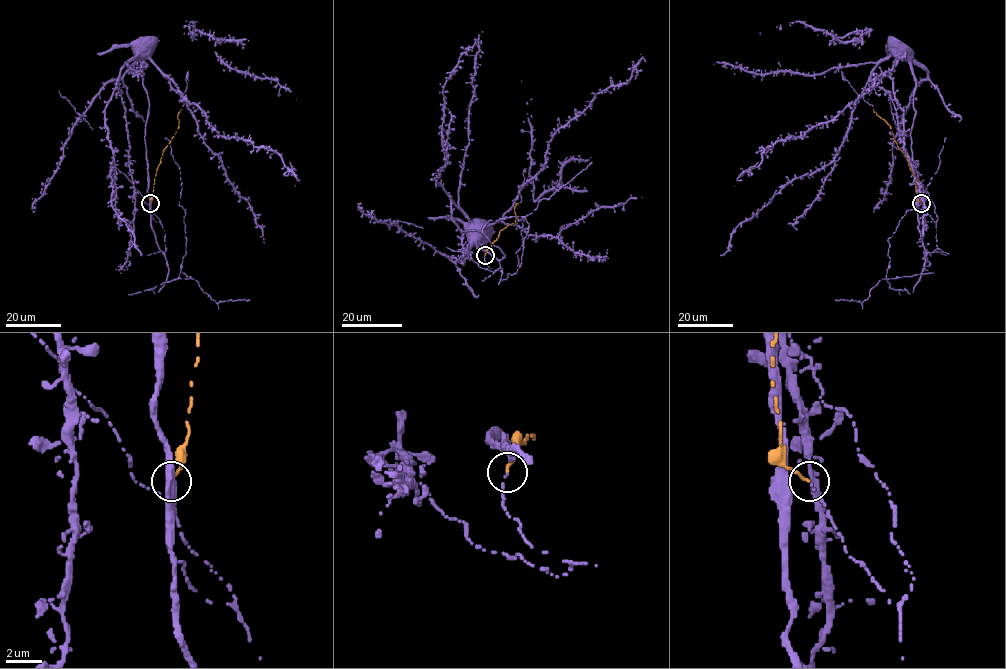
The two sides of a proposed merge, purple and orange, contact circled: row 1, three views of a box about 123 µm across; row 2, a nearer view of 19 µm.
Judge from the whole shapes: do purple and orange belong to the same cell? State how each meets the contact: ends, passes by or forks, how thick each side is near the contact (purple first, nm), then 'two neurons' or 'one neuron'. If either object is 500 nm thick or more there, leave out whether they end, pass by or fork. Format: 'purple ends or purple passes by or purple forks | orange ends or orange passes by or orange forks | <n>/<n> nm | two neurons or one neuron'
purple ends | orange ends | 100/160 nm | one neuron

